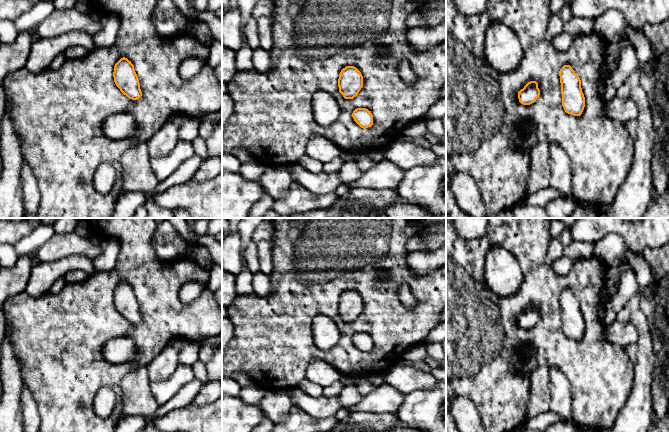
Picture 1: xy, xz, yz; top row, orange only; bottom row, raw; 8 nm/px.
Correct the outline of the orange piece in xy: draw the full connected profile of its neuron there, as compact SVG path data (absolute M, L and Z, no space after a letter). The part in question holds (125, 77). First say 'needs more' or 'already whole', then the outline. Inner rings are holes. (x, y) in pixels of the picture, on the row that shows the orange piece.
already whole; M121 58L114 66L114 82L129 99L137 100L142 96L134 65L127 58Z

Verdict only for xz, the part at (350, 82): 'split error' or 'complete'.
complete

